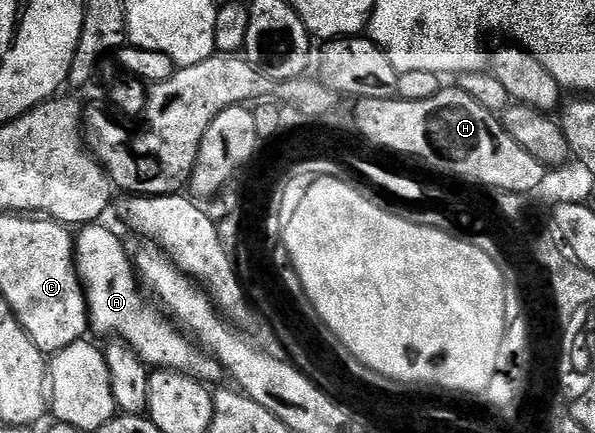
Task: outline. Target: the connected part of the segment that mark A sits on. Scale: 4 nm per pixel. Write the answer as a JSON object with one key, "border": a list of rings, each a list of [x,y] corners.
{"border":[[[105,223],[84,226],[76,234],[75,268],[85,291],[85,302],[89,305],[89,323],[94,334],[113,333],[109,335],[126,341],[142,361],[153,369],[174,369],[206,383],[214,383],[213,381],[223,377],[221,364],[196,341],[182,333],[146,296],[135,272],[130,250],[129,253],[125,250],[124,243]]]}

